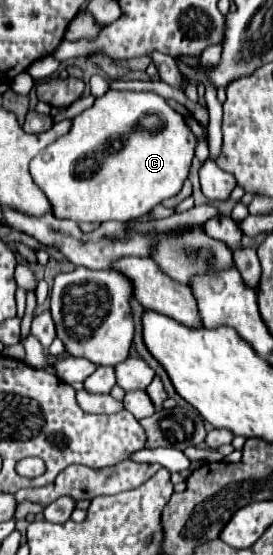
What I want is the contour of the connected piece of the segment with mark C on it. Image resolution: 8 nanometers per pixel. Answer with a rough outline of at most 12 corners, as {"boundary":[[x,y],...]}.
{"boundary":[[113,91],[29,165],[53,215],[129,221],[177,195],[197,137]]}

